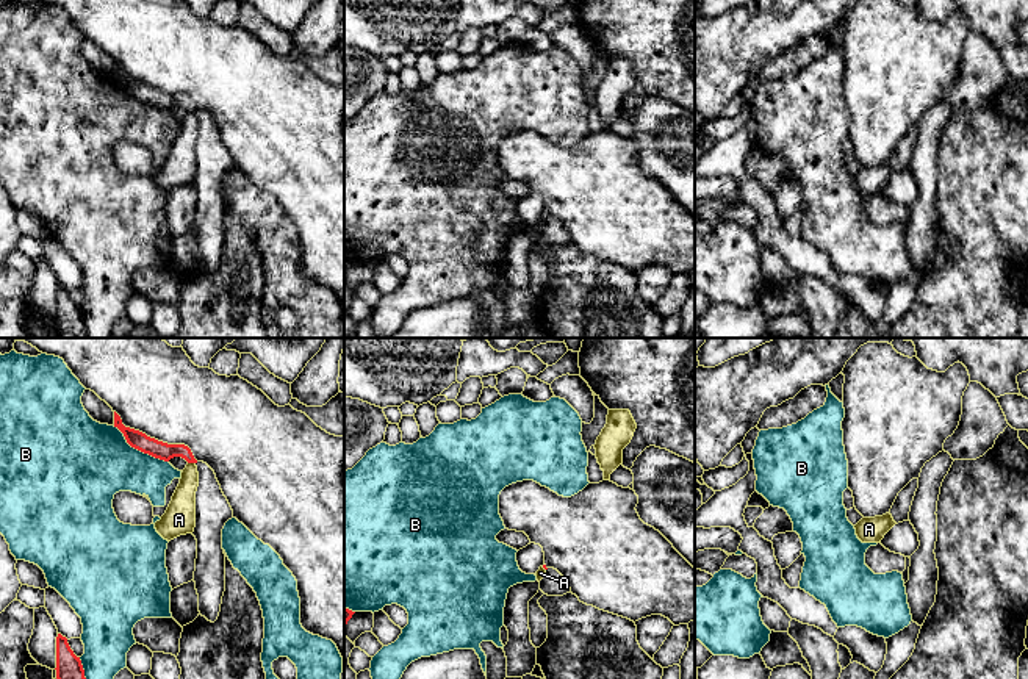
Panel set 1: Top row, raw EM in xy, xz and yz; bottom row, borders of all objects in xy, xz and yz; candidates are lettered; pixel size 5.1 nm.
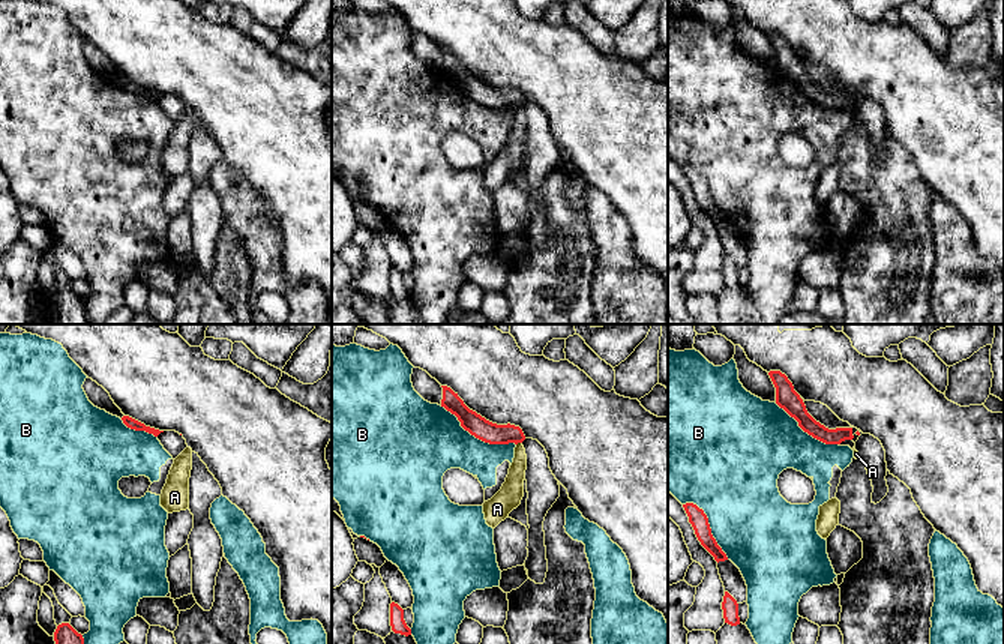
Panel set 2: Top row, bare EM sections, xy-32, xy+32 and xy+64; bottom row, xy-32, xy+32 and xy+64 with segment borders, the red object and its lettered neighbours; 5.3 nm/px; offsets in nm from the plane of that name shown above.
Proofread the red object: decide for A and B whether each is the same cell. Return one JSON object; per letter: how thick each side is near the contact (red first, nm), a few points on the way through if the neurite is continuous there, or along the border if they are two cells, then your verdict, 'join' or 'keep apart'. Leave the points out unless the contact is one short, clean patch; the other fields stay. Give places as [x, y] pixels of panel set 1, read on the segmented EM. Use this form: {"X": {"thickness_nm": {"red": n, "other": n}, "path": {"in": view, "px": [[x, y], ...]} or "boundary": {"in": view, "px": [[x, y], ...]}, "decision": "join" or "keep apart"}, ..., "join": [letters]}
{"A": {"thickness_nm": {"red": 90, "other": 140}, "boundary": {"in": "xy", "px": [[188, 462], [194, 463]]}, "decision": "keep apart"}, "B": {"thickness_nm": {"red": 90, "other": 400}, "decision": "keep apart"}, "join": []}

